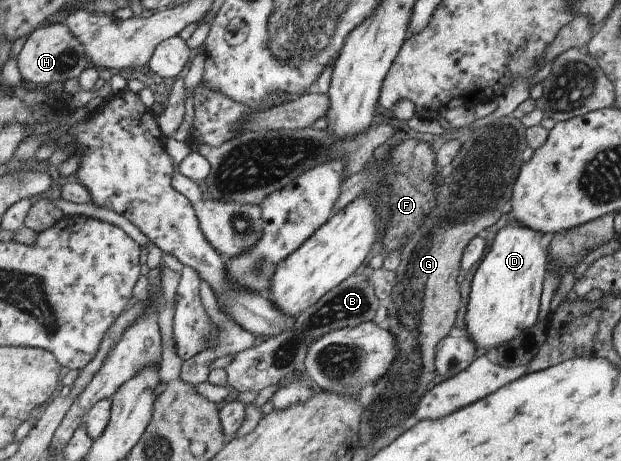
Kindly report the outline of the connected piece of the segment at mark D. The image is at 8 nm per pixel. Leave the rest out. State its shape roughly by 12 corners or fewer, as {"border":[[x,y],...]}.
{"border":[[509,219],[465,304],[475,355],[533,326],[548,236]]}

